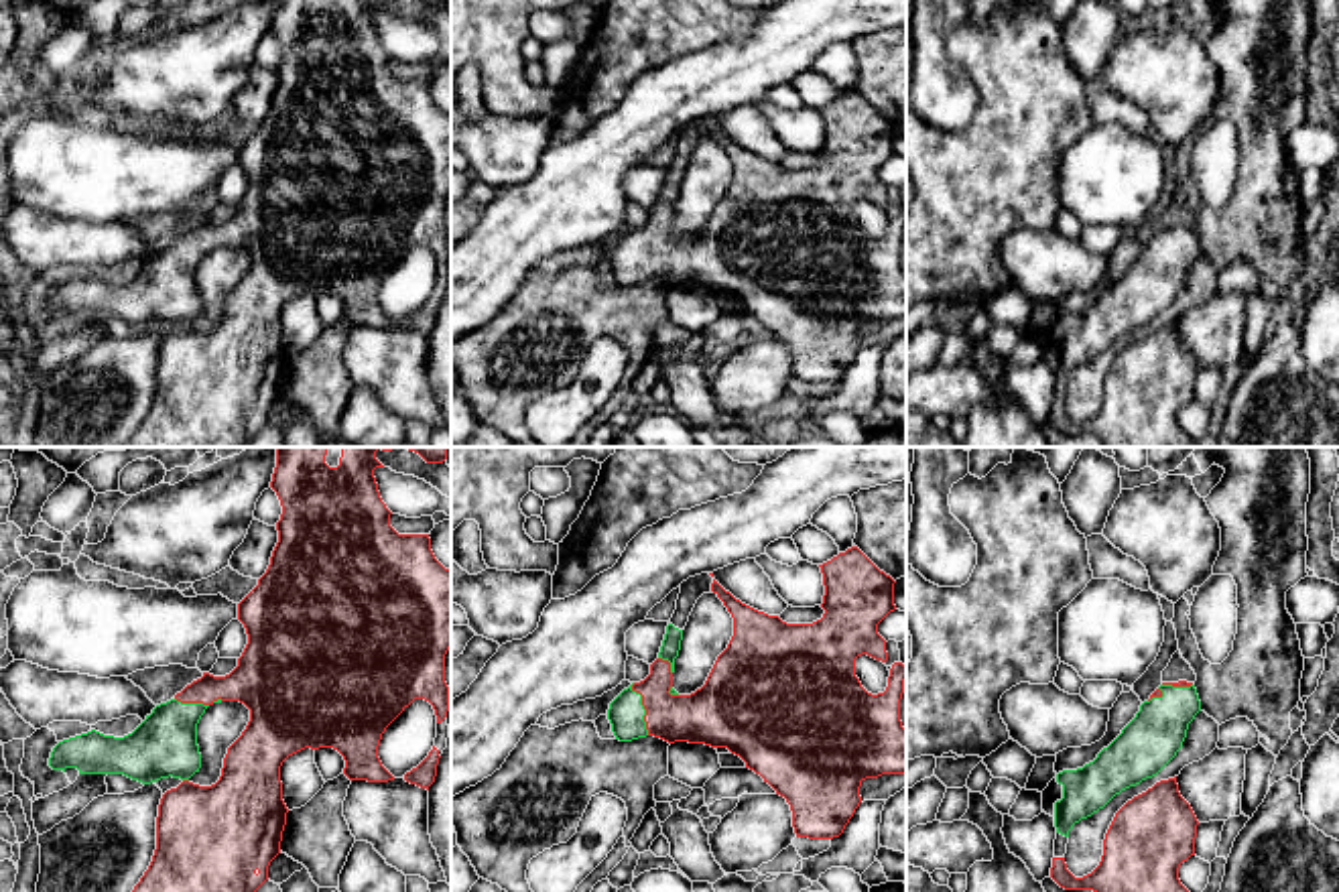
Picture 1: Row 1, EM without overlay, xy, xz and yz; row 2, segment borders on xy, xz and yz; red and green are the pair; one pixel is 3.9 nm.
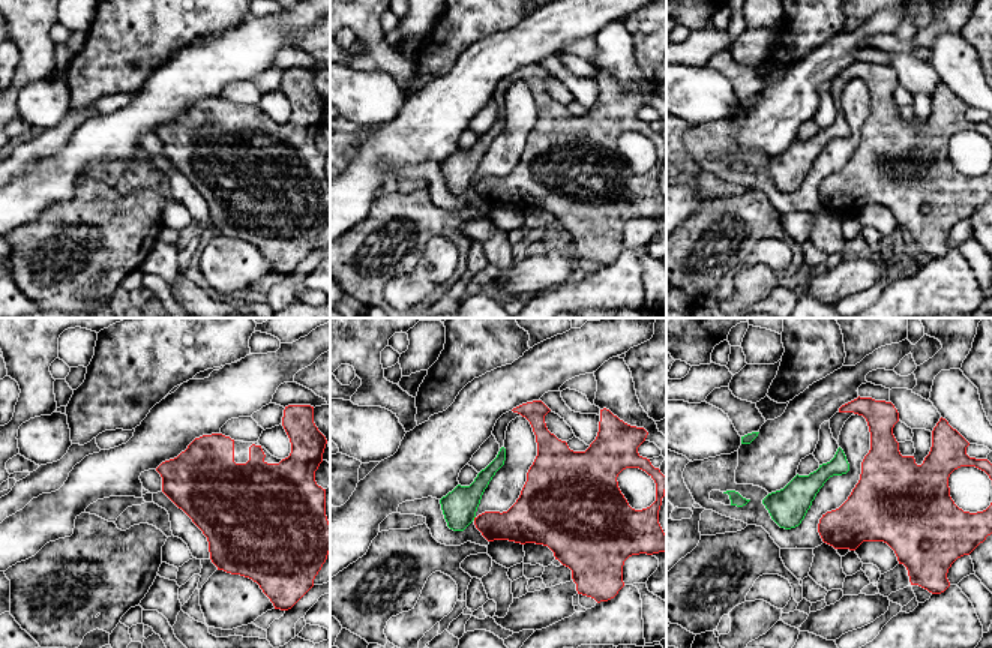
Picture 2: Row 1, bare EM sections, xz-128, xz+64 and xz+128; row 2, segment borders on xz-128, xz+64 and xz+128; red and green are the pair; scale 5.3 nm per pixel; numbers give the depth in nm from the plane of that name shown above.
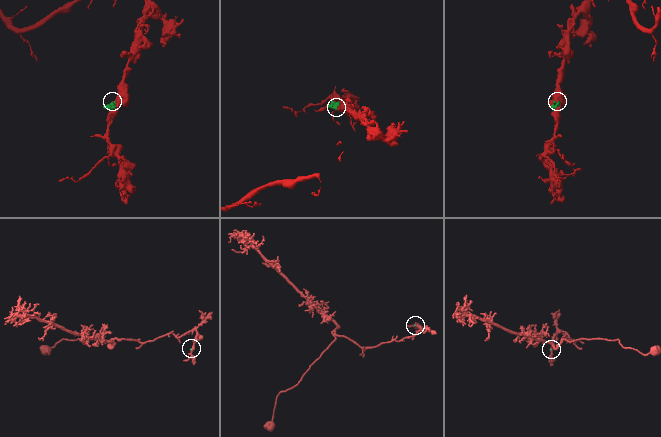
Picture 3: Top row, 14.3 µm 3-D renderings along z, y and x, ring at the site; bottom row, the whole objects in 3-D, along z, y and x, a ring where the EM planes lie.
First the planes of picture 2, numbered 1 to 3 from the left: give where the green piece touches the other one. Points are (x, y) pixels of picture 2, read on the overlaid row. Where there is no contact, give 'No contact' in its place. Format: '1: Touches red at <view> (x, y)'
1: No contact
2: No contact
3: No contact

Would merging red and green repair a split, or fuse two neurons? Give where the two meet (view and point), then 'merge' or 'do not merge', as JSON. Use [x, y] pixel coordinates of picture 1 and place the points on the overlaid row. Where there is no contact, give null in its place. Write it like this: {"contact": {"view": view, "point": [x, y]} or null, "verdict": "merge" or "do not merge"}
{"contact": {"view": "xz", "point": [645, 708]}, "verdict": "merge"}

